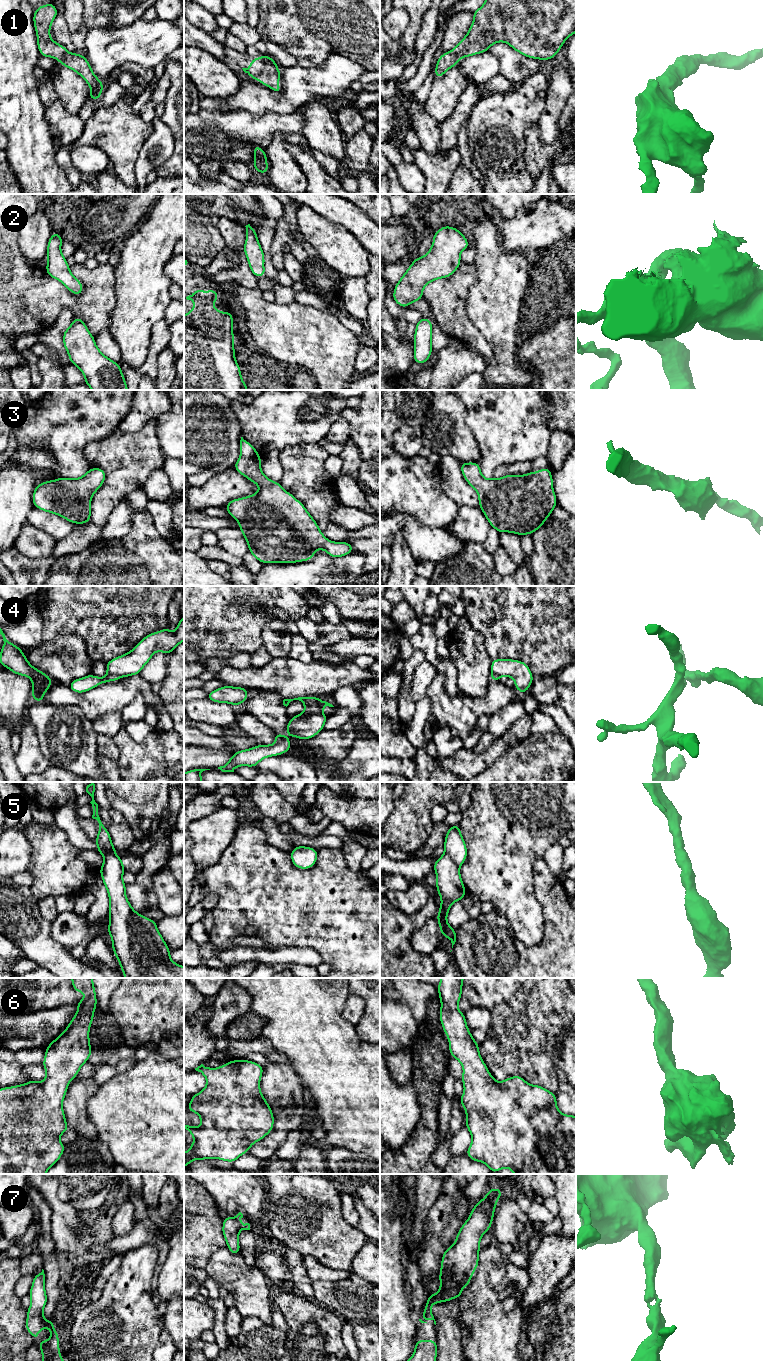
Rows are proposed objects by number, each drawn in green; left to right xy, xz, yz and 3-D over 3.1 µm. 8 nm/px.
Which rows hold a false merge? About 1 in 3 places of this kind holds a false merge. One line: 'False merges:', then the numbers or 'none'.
False merges: 4

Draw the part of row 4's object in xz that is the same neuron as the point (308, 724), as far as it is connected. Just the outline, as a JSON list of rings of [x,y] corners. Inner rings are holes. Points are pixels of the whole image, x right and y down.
[[[314,697],[312,703],[305,705],[305,711],[292,717],[284,731],[287,731],[291,736],[307,740],[316,736],[324,729],[324,724],[329,715],[321,713],[321,710],[326,707],[334,707],[332,704],[321,701],[319,697]]]

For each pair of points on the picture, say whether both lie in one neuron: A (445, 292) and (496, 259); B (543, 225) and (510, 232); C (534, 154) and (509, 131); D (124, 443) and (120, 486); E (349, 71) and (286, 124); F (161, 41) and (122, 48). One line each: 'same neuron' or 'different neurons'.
A: different neurons
B: same neuron
C: different neurons
D: same neuron
E: different neurons
F: same neuron

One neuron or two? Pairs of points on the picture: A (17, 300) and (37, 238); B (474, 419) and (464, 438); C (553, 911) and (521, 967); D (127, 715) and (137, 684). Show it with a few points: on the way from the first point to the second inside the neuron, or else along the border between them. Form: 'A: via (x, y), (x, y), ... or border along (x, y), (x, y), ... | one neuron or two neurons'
A: border along (18, 240), (18, 246), (22, 254), (29, 261) | two neurons
B: border along (464, 405), (466, 425), (480, 449) | two neurons
C: via (553, 926), (553, 938), (536, 955) | one neuron
D: border along (144, 696), (138, 694), (120, 711) | two neurons

